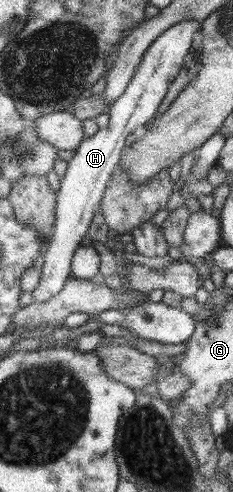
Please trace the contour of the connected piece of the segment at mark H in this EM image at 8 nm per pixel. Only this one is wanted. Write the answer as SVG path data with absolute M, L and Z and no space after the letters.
M183 20L170 26L142 56L142 63L128 83L126 91L110 106L108 126L99 128L91 137L86 137L74 150L68 170L60 181L57 192L57 207L54 234L48 237L49 244L44 254L44 266L39 269L38 286L31 292L36 302L46 302L65 287L71 278L71 260L80 241L87 234L95 216L95 208L103 199L104 191L120 165L122 149L130 133L139 133L152 119L164 100L170 83L184 67L184 60L195 45L201 30L197 20Z

